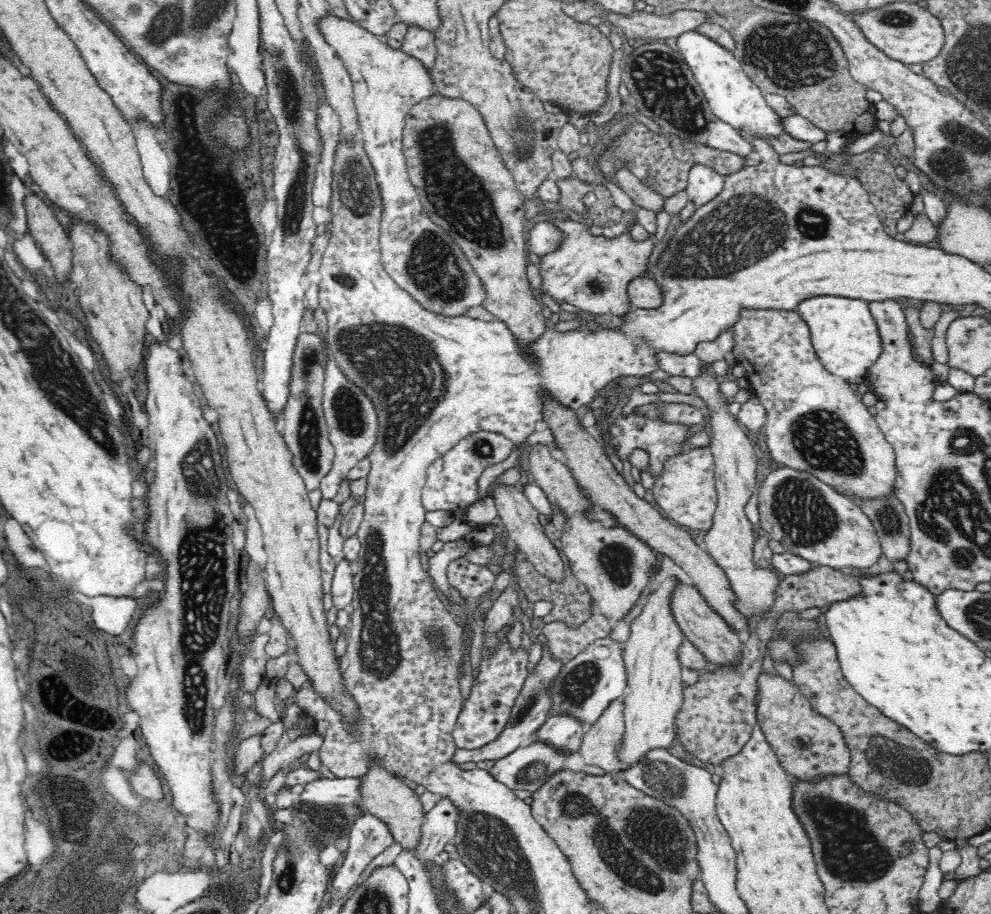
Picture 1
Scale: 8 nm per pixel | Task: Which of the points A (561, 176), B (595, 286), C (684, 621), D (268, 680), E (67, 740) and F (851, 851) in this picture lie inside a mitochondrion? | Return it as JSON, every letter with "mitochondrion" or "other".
{"A":"other","B":"mitochondrion","C":"other","D":"other","E":"other","F":"mitochondrion"}

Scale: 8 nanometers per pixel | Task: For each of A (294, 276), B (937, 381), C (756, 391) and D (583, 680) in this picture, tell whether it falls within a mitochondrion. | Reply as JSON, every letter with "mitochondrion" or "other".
{"A":"other","B":"other","C":"other","D":"mitochondrion"}

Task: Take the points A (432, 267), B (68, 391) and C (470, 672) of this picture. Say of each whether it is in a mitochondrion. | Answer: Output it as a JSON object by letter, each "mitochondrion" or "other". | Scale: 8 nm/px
{"A":"mitochondrion","B":"mitochondrion","C":"other"}

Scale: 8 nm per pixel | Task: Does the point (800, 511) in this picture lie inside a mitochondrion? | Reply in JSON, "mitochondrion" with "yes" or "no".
{"mitochondrion":"yes"}

